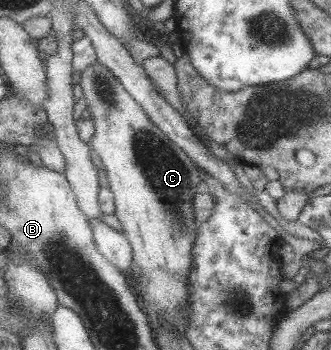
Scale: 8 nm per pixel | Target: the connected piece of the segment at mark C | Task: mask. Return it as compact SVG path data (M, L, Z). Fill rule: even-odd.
M96 61L94 65L90 65L86 71L81 74L81 81L79 85L82 87L83 95L85 101L87 102L87 109L91 112L91 120L95 125L95 132L93 137L90 139L90 145L99 156L101 161L105 166L105 169L108 172L108 179L110 180L110 188L115 193L115 204L116 211L115 215L118 217L123 232L129 237L133 247L133 256L136 267L138 267L141 272L144 274L144 277L134 277L135 284L138 286L138 289L142 291L142 297L146 298L147 306L153 312L154 317L162 320L167 326L170 326L175 332L182 332L185 334L185 329L189 324L189 315L187 311L189 310L190 303L187 303L188 290L187 290L187 279L188 274L192 272L192 261L194 261L193 249L196 239L198 239L199 234L199 225L200 223L195 219L193 205L195 200L195 195L200 192L204 192L207 189L205 181L203 181L206 172L200 168L197 163L189 156L184 148L181 148L177 143L171 140L171 137L166 135L148 115L147 111L144 111L141 103L136 101L136 98L124 87L123 81L106 65L102 65L100 61Z

